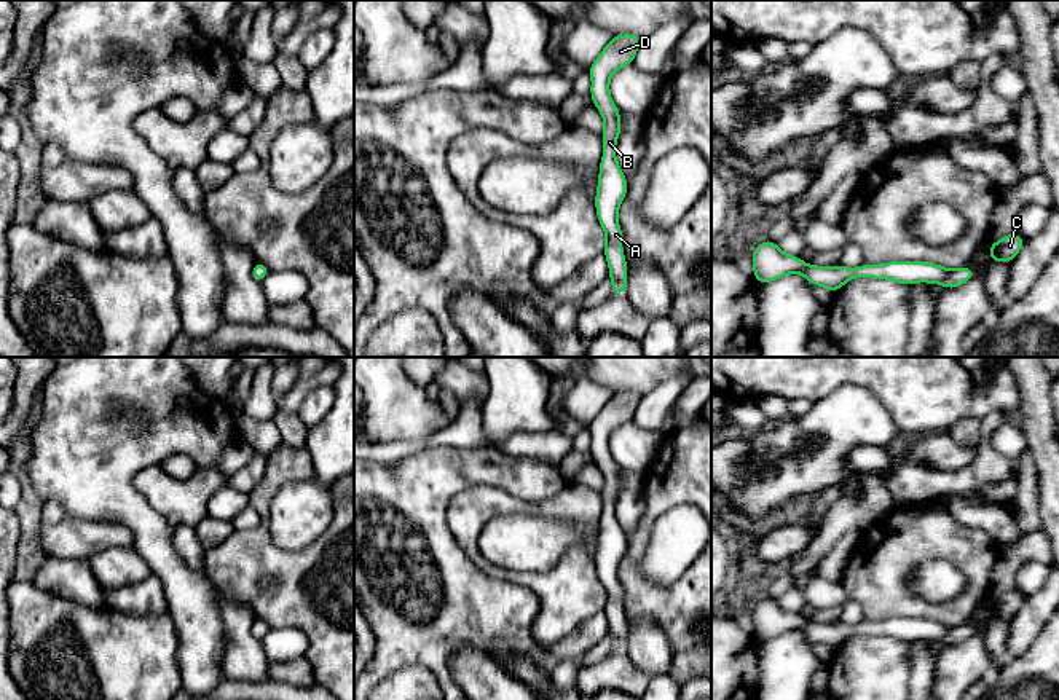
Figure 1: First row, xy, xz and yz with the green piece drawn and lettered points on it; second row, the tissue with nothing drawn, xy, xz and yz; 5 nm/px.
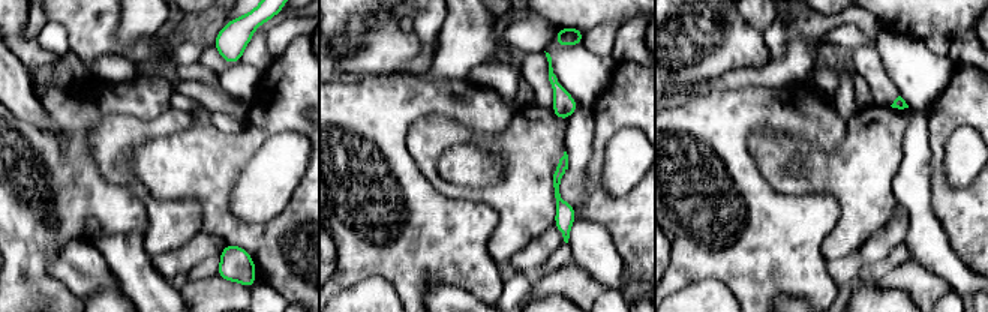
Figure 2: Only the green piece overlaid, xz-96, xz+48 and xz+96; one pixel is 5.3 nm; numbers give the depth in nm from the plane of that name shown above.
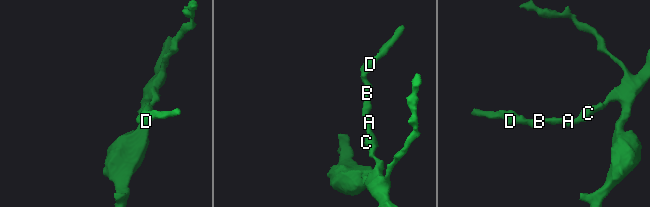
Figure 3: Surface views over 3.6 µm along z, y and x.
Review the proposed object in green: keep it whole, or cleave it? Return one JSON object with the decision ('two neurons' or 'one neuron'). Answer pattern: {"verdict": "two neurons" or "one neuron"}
{"verdict": "one neuron"}

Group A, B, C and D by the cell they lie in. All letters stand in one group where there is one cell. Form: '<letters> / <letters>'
A B C D

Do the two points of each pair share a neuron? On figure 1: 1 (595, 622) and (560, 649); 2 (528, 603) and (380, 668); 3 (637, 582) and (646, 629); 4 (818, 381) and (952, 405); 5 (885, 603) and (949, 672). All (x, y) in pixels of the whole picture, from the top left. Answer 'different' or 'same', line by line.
1: same
2: same
3: different
4: same
5: different

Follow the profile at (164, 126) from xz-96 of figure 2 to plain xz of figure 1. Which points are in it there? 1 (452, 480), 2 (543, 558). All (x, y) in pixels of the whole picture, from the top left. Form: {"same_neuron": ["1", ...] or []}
{"same_neuron": []}

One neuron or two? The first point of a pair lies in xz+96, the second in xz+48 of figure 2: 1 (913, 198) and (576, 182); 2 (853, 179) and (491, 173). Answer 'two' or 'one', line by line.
1: one
2: two

